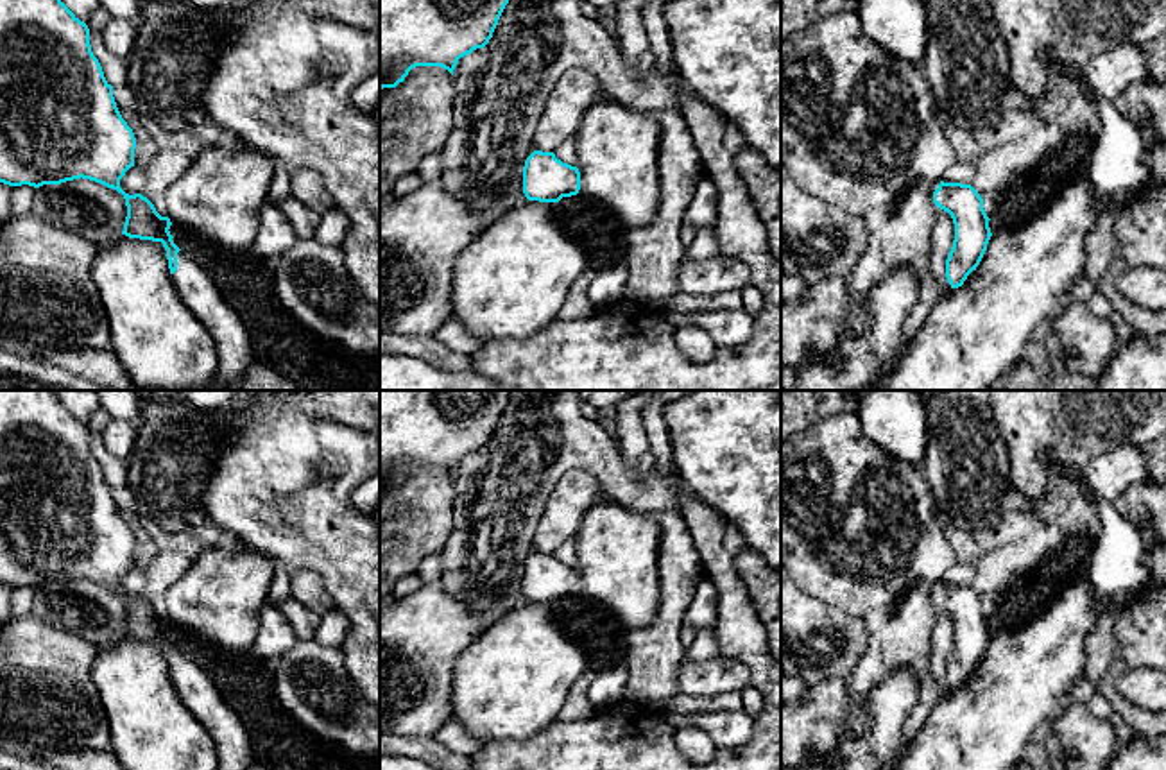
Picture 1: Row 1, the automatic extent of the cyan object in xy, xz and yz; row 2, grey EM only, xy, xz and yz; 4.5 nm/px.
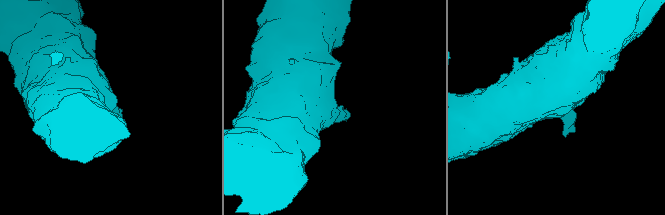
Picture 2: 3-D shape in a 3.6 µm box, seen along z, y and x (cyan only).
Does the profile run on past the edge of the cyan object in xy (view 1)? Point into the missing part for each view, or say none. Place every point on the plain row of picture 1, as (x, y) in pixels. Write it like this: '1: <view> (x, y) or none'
1: xy (196, 688)

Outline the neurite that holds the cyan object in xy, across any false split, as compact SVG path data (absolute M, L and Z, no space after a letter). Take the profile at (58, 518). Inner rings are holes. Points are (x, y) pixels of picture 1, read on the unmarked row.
M0 390L0 584L39 589L82 578L122 595L127 607L122 636L163 645L174 688L215 743L217 770L249 770L254 759L238 714L222 698L211 677L174 645L168 632L170 620L161 618L141 595L129 596L120 589L120 580L134 568L134 550L134 534L122 519L113 487L106 482L102 467L91 453L88 426L61 403L56 390Z

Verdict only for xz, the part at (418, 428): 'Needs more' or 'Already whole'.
Already whole

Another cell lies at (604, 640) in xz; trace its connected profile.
M562 598L559 614L568 636L586 652L591 668L623 666L629 630L614 614L584 598Z

